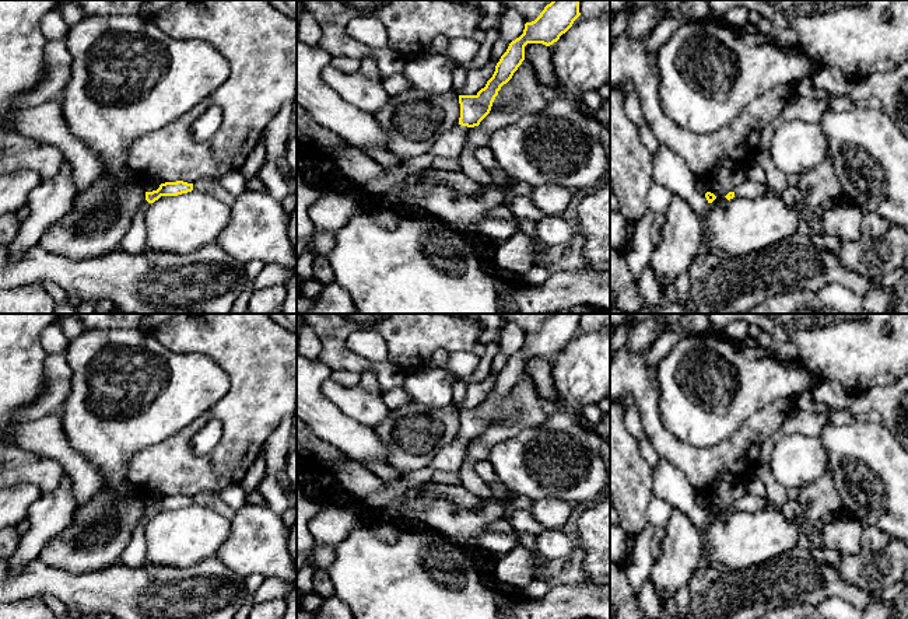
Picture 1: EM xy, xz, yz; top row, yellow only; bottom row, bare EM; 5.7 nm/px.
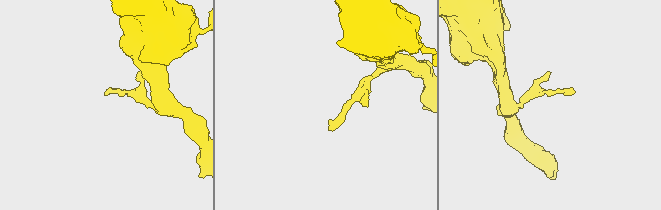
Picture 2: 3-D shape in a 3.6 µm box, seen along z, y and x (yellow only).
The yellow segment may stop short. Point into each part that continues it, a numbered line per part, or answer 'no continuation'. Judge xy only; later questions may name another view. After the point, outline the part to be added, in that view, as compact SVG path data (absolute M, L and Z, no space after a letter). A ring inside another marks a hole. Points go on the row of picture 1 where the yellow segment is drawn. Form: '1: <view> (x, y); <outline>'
no continuation

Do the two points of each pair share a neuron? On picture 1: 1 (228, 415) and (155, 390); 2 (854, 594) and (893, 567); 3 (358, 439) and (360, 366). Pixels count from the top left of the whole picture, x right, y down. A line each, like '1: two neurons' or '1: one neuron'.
1: two neurons
2: two neurons
3: two neurons

